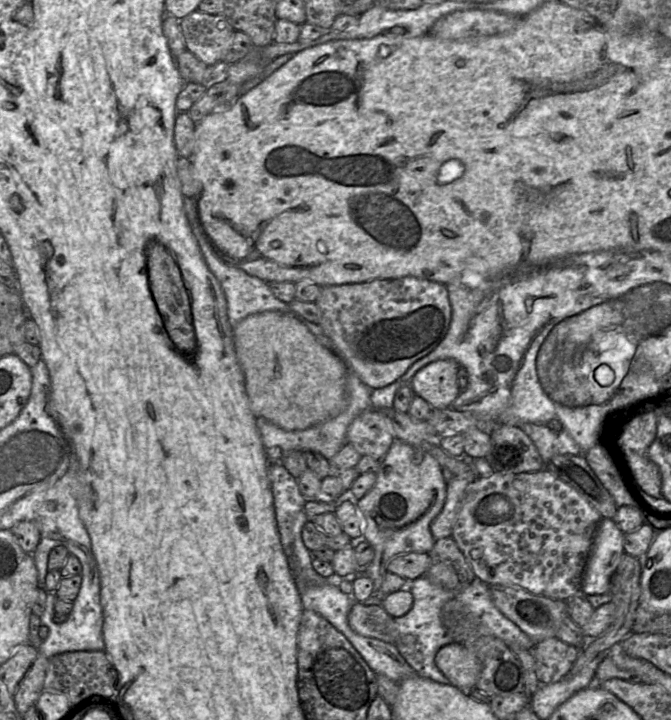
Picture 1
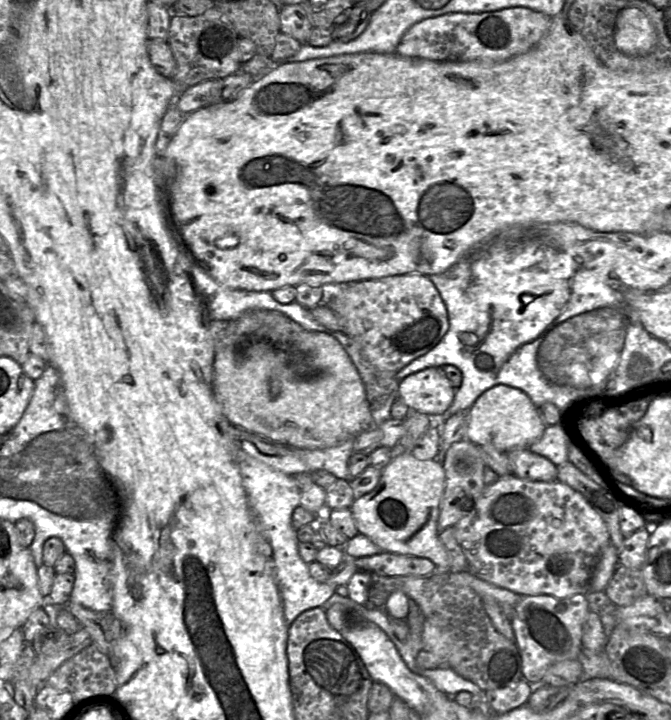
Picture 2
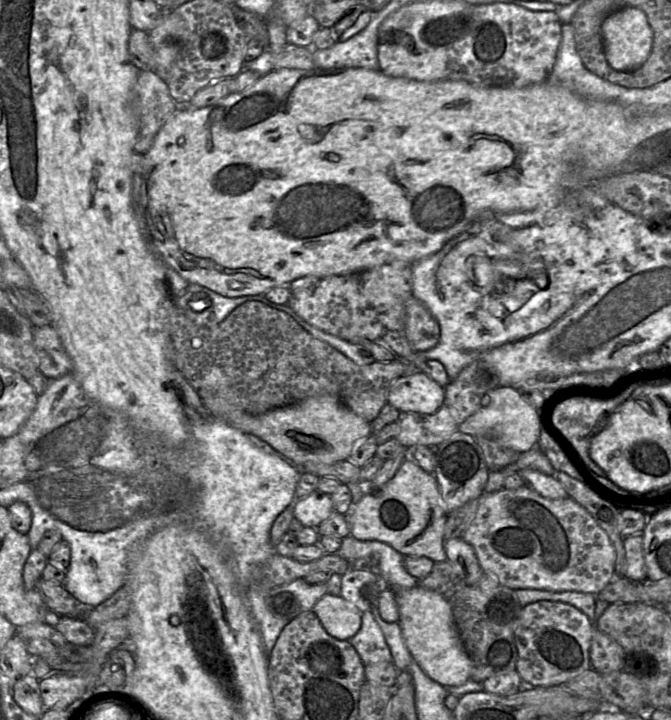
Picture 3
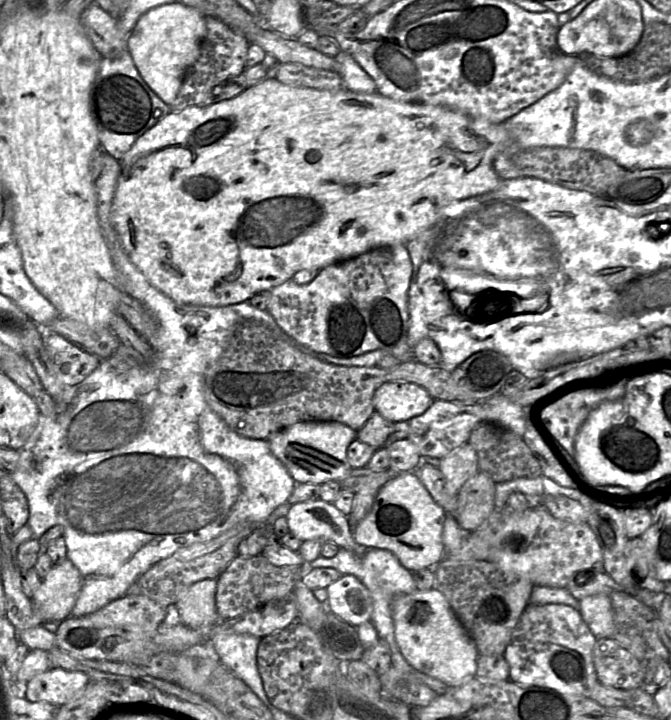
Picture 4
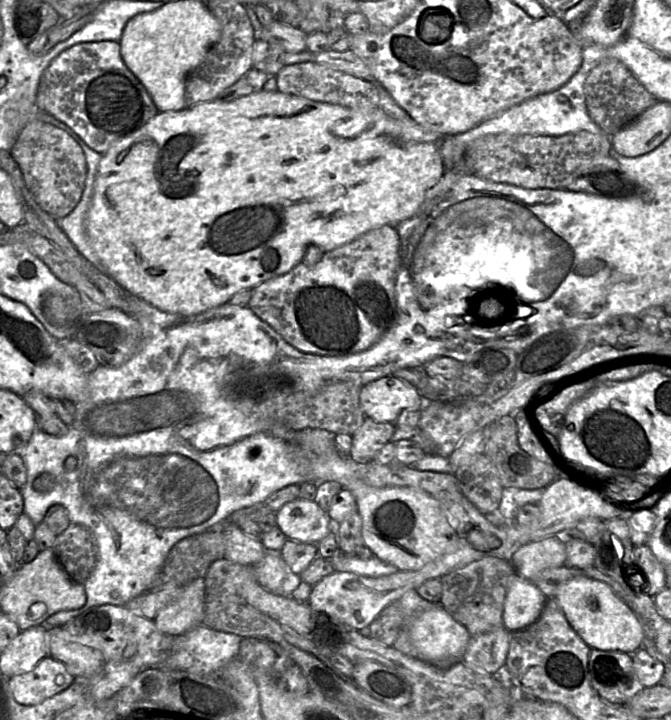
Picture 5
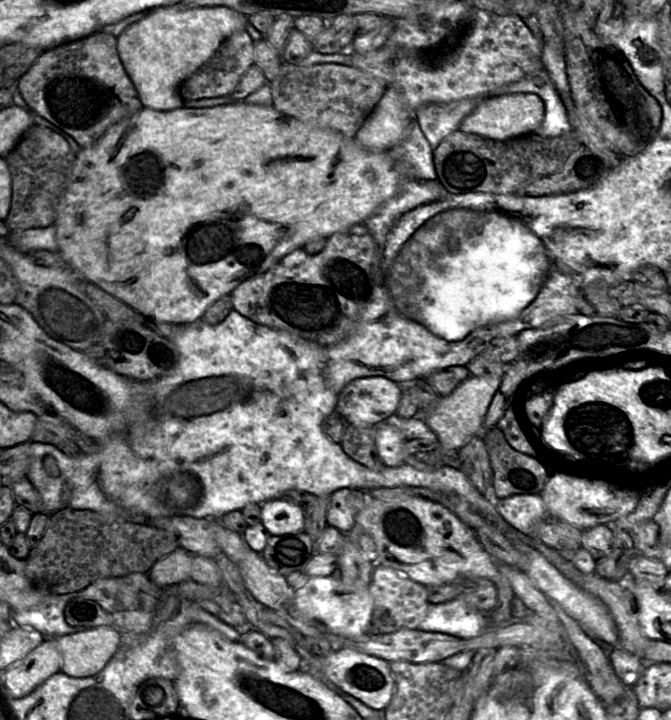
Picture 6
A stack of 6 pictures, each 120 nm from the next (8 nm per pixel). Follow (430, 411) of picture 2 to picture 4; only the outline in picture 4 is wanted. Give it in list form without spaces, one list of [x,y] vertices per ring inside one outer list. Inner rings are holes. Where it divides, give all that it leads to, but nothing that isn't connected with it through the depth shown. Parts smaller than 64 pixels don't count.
[[[402,380],[383,383],[373,396],[375,411],[392,423],[423,414],[433,402],[426,389]]]

